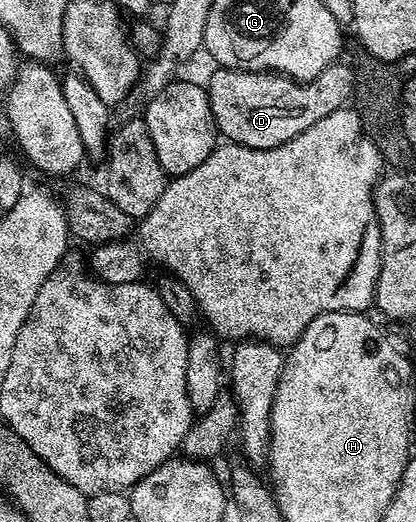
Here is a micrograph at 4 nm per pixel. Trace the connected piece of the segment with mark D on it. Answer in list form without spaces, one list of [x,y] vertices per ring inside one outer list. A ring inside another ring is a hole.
[[[342,64],[329,65],[320,75],[303,81],[283,77],[281,73],[215,68],[205,90],[219,134],[227,142],[253,149],[280,147],[280,143],[296,139],[300,131],[308,131],[312,123],[324,119],[324,115],[332,115],[332,111],[351,100],[356,73]]]

